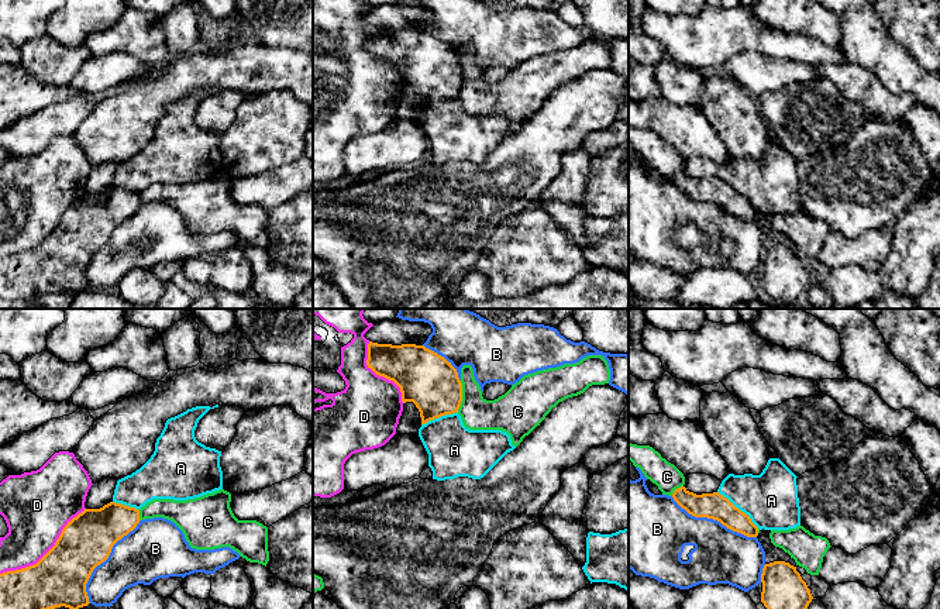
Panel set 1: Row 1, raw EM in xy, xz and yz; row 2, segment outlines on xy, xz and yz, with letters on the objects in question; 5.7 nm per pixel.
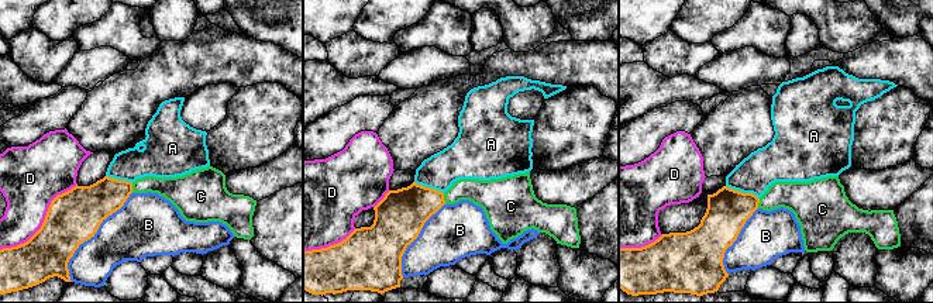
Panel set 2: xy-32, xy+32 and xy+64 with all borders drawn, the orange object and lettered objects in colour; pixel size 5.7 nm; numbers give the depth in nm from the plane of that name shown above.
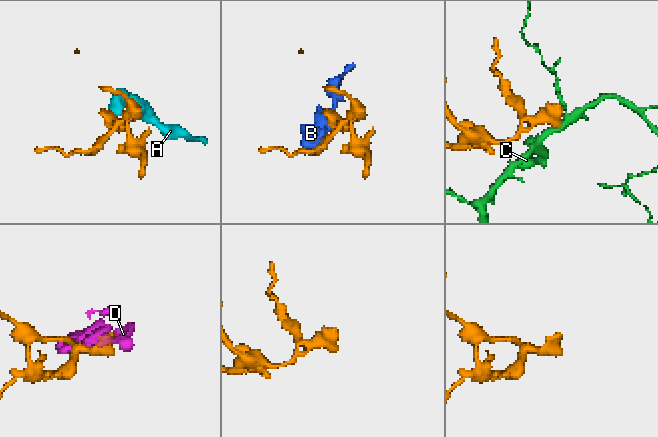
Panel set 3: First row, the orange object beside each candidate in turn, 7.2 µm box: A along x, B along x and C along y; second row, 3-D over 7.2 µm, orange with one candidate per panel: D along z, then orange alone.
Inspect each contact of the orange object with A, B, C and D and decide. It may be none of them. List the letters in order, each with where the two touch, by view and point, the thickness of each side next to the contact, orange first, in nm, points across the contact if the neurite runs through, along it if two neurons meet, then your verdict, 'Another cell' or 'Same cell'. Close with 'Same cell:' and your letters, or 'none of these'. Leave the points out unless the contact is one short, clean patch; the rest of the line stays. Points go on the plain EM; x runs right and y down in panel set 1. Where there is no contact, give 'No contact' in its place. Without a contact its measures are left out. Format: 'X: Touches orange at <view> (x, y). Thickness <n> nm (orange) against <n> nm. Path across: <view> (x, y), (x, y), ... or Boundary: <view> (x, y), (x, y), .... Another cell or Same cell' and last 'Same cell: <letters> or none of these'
A: Touches orange at yz (737, 192). Thickness 150 nm (orange) against 300 nm. Boundary: yz (718, 175), (743, 195), (758, 212). Another cell
B: Touches orange at xy (104, 244). Thickness 300 nm (orange) against 320 nm. Another cell
C: Touches orange at xz (461, 81). Thickness 320 nm (orange) against 190 nm. Another cell
D: Touches orange at xy (47, 237). Thickness 320 nm (orange) against 360 nm. Another cell
Same cell: none of these

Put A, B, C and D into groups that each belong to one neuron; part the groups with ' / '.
A / B / C / D

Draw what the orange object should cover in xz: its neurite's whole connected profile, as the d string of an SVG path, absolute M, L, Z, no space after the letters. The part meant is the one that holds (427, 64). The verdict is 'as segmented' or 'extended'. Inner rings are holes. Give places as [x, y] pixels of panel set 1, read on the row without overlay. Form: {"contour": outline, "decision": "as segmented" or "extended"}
{"contour": "M368 28L368 52L393 65L402 76L402 86L413 86L420 96L421 109L445 99L457 97L462 86L462 68L457 54L444 41L416 28Z", "decision": "as segmented"}

